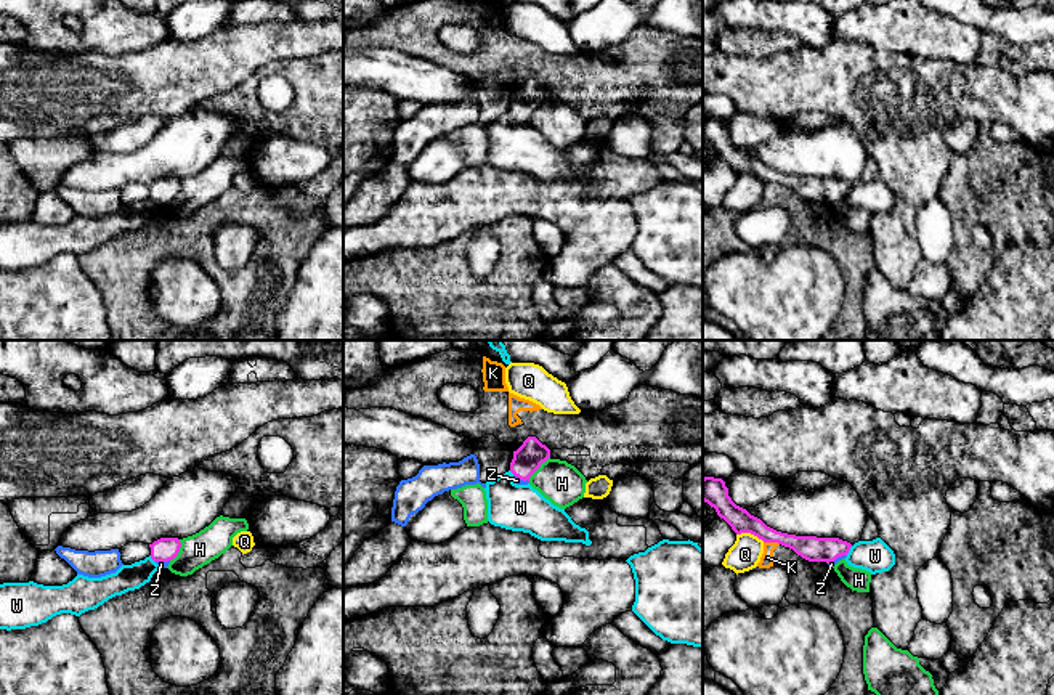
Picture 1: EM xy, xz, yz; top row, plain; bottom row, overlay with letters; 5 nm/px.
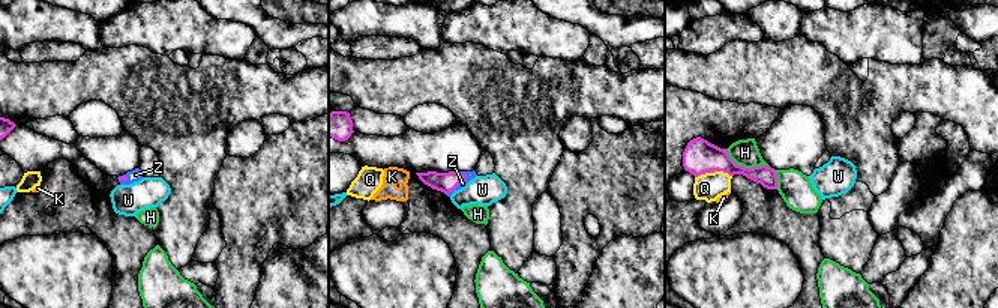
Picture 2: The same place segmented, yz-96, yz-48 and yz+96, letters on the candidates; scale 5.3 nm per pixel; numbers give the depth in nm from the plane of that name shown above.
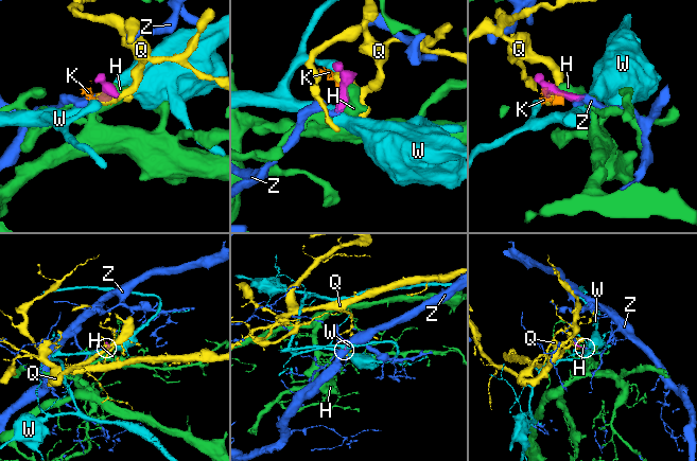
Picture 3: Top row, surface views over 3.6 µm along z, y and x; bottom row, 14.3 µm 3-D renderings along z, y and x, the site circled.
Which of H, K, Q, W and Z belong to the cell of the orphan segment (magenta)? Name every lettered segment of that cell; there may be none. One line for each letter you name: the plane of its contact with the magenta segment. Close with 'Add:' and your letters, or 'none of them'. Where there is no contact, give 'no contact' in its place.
Z: yz
Add: Z

